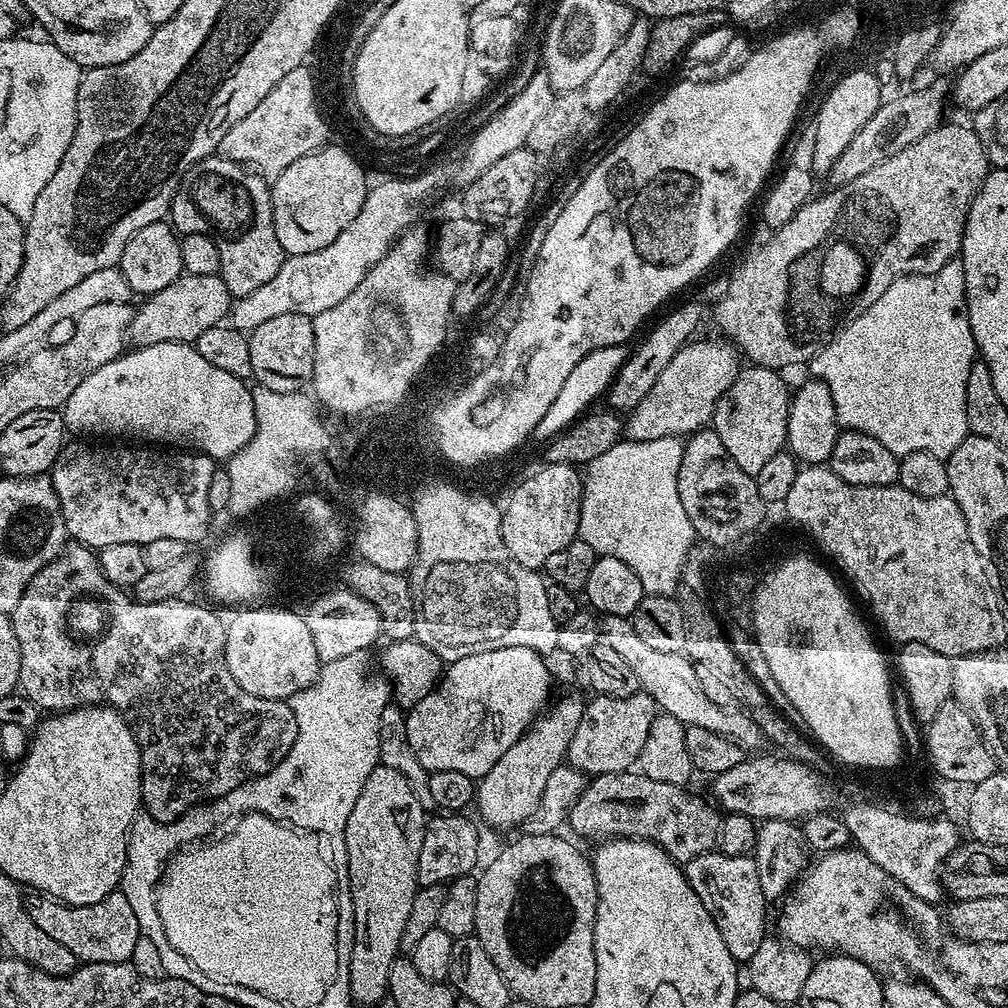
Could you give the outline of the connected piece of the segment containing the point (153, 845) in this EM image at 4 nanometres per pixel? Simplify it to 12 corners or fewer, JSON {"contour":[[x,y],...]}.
{"contour":[[200,806],[170,824],[141,810],[119,891],[161,958],[177,956],[158,918],[164,867],[210,826]]}

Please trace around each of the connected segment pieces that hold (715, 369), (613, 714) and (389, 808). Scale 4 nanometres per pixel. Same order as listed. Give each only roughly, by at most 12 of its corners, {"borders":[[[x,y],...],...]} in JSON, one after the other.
{"borders":[[[693,339],[627,413],[627,439],[687,438],[742,367],[727,339]],[[642,690],[593,695],[567,763],[589,777],[629,771],[658,714]],[[379,763],[344,841],[353,1005],[388,996],[425,805]]]}

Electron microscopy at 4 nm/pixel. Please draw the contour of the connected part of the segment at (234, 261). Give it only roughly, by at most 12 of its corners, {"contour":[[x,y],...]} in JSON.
{"contour":[[213,154],[182,196],[212,223],[218,275],[239,298],[286,254],[265,177]]}

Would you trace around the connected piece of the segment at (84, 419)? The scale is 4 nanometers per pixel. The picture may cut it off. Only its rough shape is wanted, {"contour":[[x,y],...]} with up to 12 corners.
{"contour":[[192,344],[125,351],[64,403],[69,433],[217,462],[256,432],[252,388]]}

